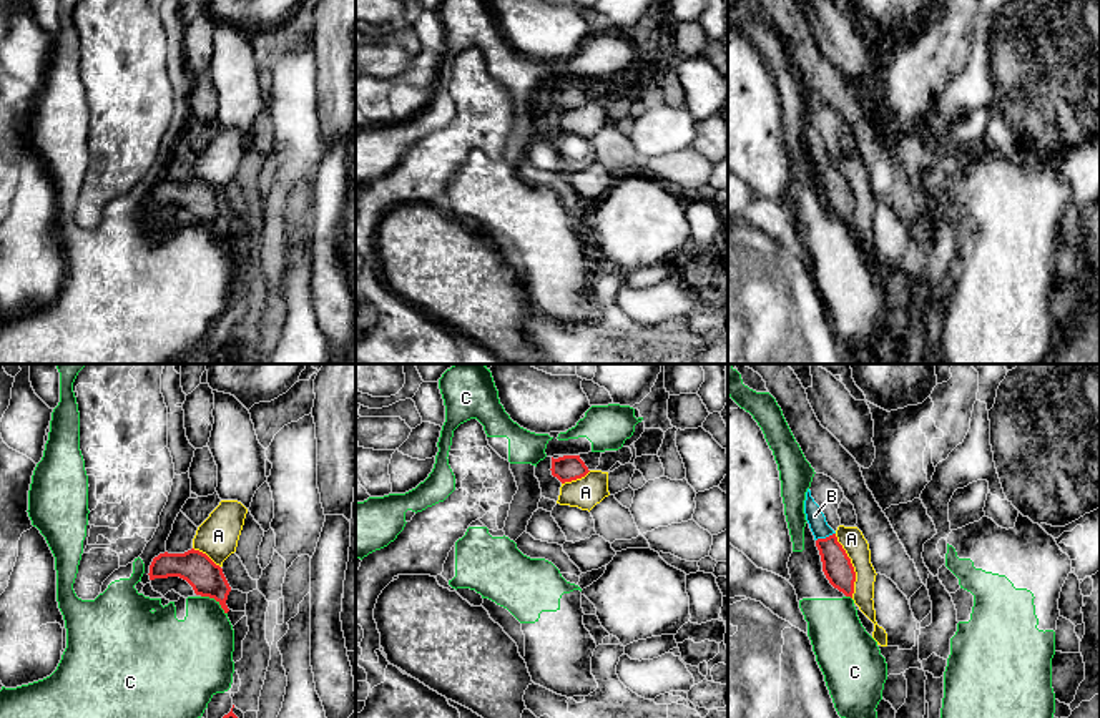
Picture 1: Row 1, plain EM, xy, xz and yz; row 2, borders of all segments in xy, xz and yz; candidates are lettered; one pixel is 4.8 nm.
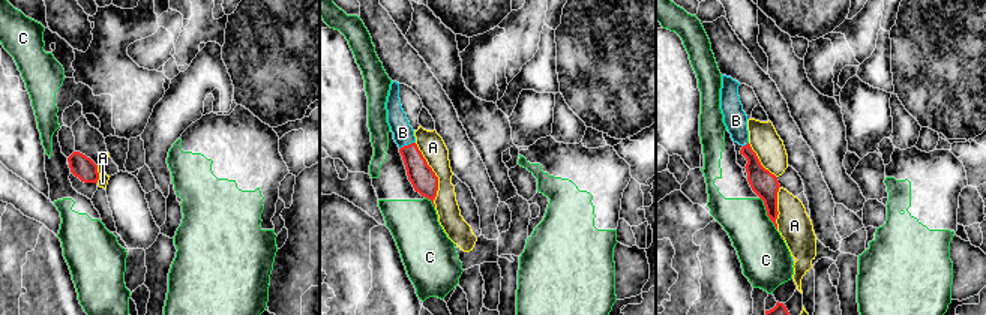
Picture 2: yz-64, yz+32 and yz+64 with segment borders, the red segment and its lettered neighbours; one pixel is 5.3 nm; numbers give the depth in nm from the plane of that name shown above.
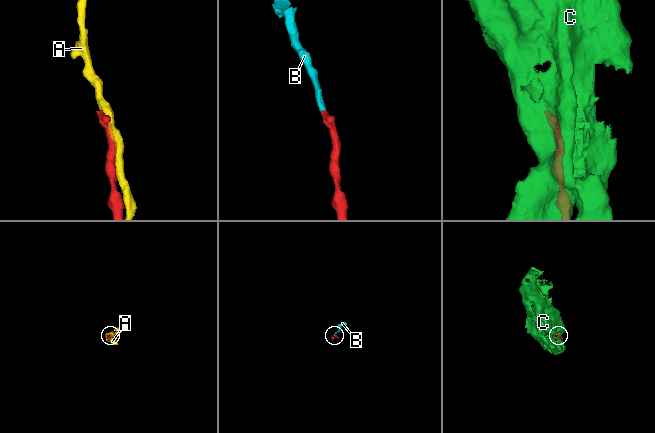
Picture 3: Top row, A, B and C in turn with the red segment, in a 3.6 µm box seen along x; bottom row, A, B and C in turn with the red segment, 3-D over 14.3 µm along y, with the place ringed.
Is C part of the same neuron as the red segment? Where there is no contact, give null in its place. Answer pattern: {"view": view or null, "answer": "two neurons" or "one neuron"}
{"view": "xy", "answer": "two neurons"}

